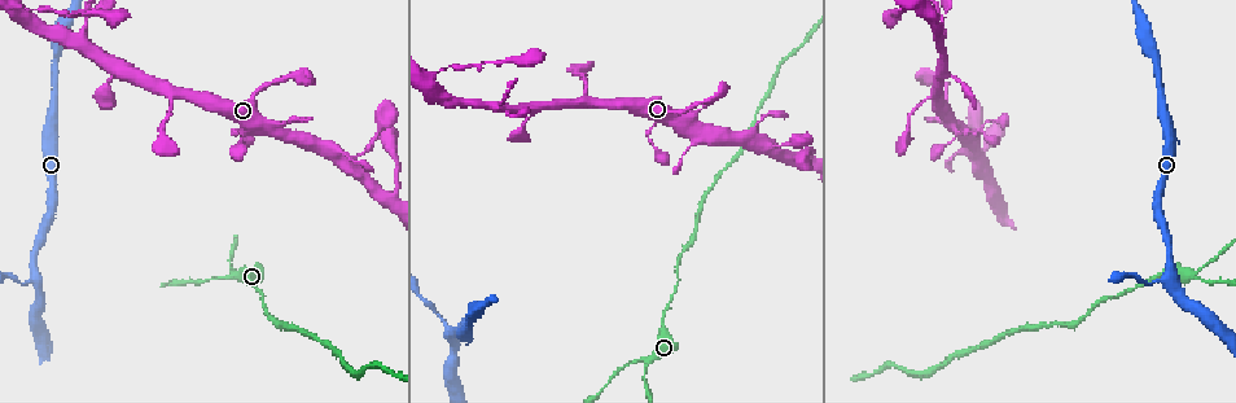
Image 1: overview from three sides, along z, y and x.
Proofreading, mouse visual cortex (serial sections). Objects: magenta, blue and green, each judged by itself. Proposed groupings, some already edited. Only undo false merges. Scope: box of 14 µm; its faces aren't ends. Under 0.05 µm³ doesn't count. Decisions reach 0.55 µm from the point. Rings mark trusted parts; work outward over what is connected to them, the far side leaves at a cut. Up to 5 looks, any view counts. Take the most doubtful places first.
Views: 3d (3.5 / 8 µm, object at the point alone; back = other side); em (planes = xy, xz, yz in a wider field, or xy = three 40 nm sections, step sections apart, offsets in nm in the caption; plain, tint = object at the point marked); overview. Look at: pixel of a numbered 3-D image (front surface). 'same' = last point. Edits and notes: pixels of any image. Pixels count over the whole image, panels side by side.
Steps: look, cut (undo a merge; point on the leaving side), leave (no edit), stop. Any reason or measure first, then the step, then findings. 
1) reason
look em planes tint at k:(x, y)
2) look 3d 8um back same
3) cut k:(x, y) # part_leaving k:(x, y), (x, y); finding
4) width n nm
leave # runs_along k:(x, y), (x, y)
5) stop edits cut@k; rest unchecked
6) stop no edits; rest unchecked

calibre changes
look 3d 3.5um at 1:(507, 112)

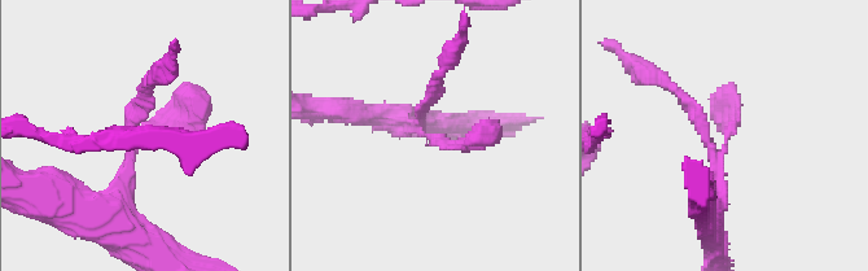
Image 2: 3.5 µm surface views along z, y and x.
now the EM
look em xy step 1 tint at 2:(728, 138)

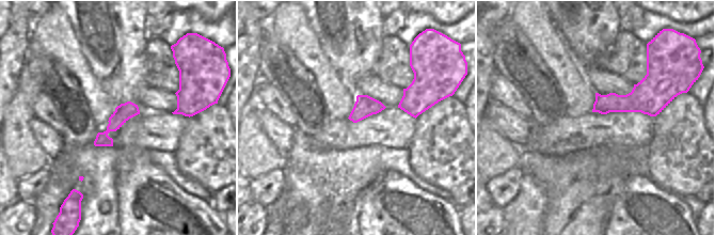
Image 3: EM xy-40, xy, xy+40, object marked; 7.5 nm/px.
leave # one cell here

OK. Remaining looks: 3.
sudden change in width
look 3d 3.5um back at 1:(1167, 280)

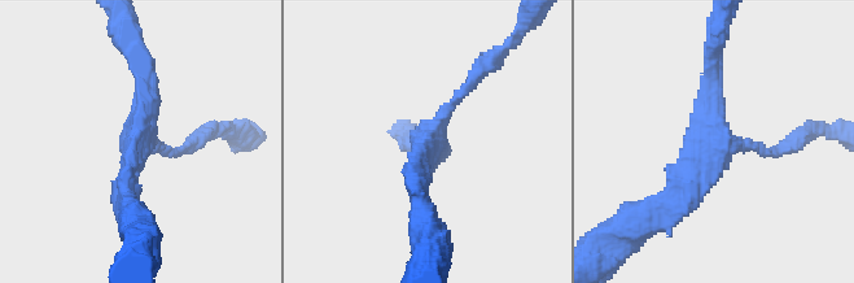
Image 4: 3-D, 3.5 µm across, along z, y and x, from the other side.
arms 3; arm_widths 150, 250, 250 nm; shape alone is not enough
look em xy step 3 tint at 4:(713, 144)

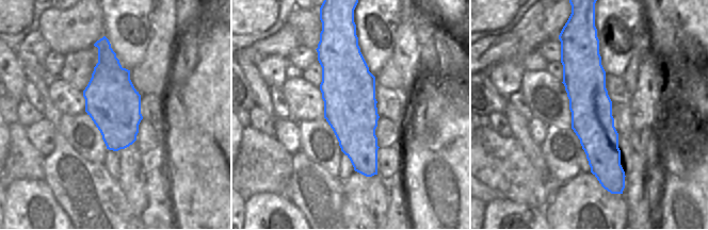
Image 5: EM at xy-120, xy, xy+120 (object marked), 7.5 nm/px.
cut it another way
look em xy step 1 tint same

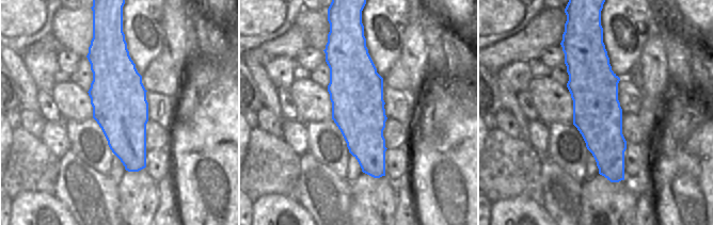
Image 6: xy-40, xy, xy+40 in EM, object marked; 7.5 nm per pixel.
leave # runs_along 6:(591, 42), (596, 109), (616, 179); continuous, no second cell

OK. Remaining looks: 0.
stop no edits; rest unchecked

